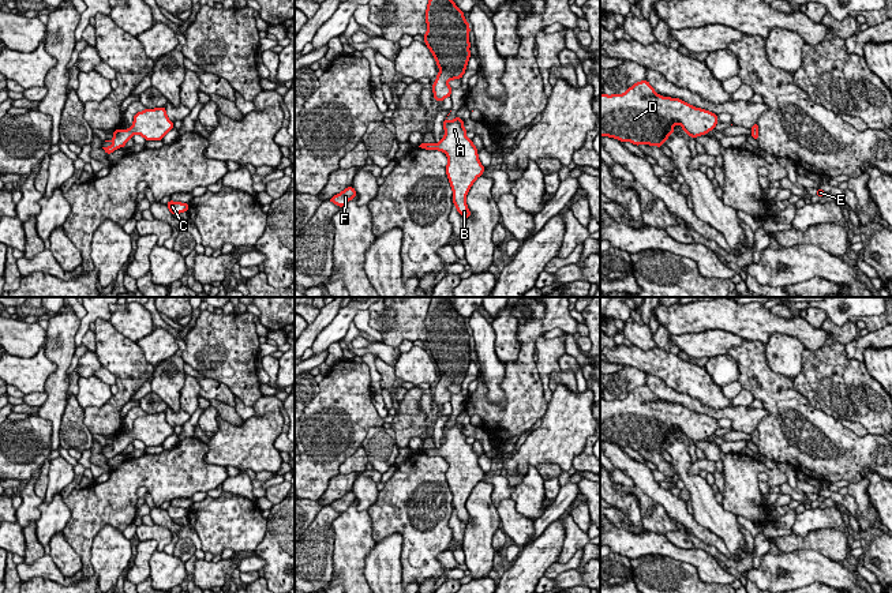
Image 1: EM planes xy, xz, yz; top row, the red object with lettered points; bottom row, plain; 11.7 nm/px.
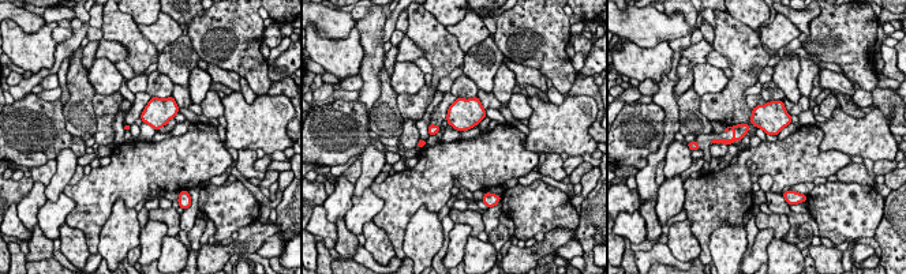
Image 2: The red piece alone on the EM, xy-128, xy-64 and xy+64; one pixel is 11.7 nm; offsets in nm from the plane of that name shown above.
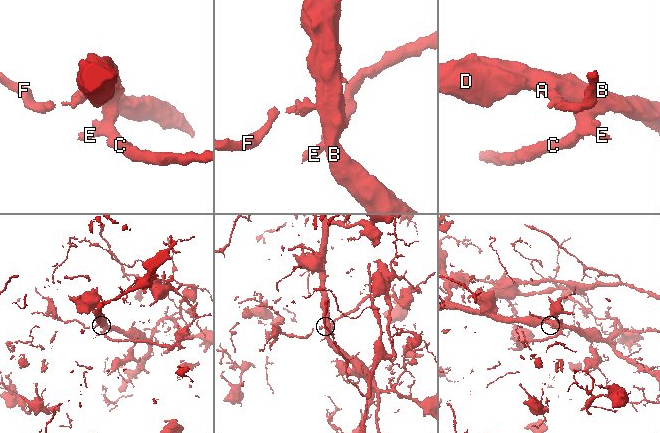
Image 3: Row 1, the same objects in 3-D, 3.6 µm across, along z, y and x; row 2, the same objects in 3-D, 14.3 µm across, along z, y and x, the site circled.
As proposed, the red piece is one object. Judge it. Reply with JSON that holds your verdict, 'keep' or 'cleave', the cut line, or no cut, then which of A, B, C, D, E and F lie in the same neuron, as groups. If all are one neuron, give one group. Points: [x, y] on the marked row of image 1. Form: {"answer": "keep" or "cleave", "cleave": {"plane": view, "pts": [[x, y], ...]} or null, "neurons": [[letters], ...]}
{"answer": "keep", "cleave": null, "neurons": [["A", "B", "C", "D", "E", "F"]]}

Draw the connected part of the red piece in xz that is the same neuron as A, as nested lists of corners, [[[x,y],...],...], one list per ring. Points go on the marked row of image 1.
[[[457,117],[451,121],[443,121],[445,136],[439,143],[421,143],[419,147],[426,150],[443,151],[449,162],[446,174],[453,189],[453,203],[458,214],[465,218],[471,217],[466,206],[466,194],[479,176],[483,174],[484,166],[477,157],[477,149],[472,139],[468,139],[462,119]]]

